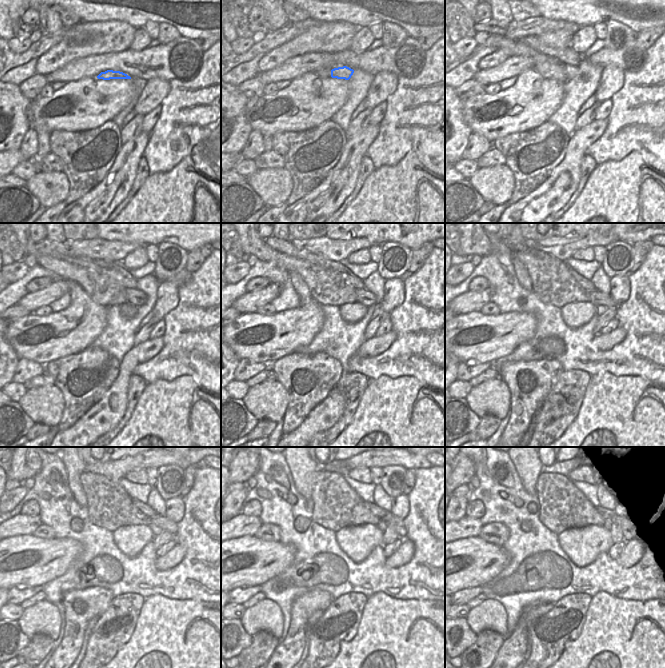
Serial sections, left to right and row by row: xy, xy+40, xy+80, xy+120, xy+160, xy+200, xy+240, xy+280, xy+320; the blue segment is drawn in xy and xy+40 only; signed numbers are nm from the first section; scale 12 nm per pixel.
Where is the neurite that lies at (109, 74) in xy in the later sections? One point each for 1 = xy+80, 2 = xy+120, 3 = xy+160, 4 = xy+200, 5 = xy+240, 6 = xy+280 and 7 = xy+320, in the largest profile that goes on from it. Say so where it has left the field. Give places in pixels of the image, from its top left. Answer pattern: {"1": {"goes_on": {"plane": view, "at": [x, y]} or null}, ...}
{"1": {"goes_on": {"plane": "xy+80", "at": [572, 72]}}, "2": {"goes_on": {"plane": "xy+120", "at": [135, 296]}}, "3": {"goes_on": {"plane": "xy+160", "at": [363, 296]}}, "4": {"goes_on": {"plane": "xy+200", "at": [596, 298]}}, "5": {"goes_on": {"plane": "xy+240", "at": [161, 521]}}, "6": {"goes_on": {"plane": "xy+280", "at": [390, 520]}}, "7": {"goes_on": {"plane": "xy+320", "at": [630, 531]}}}

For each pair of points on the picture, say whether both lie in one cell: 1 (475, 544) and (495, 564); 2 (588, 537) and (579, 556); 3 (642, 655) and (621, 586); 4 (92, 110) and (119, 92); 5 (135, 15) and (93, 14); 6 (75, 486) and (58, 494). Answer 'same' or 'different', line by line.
1: same
2: same
3: different
4: same
5: same
6: different

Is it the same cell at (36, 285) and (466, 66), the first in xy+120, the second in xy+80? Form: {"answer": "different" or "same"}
{"answer": "different"}

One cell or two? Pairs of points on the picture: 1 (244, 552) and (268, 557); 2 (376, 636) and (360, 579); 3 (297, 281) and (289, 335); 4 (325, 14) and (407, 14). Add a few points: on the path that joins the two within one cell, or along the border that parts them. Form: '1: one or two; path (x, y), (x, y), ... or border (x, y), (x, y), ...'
1: one; path (250, 554), (255, 557), (262, 557)
2: two; border (391, 596), (382, 592), (375, 592), (367, 597)
3: one; path (304, 294), (305, 319), (302, 322)
4: one; path (345, 10), (387, 10)

